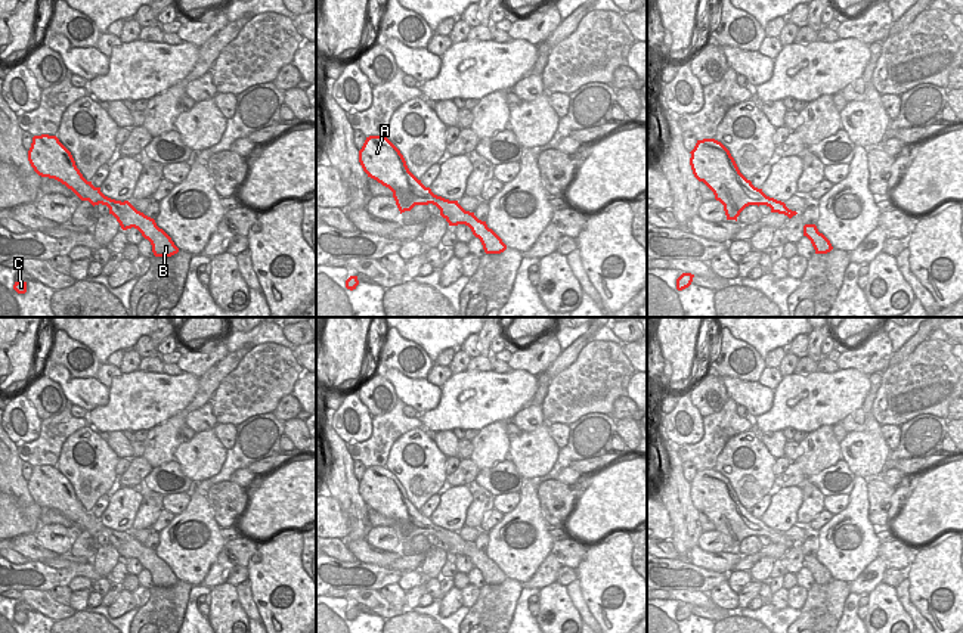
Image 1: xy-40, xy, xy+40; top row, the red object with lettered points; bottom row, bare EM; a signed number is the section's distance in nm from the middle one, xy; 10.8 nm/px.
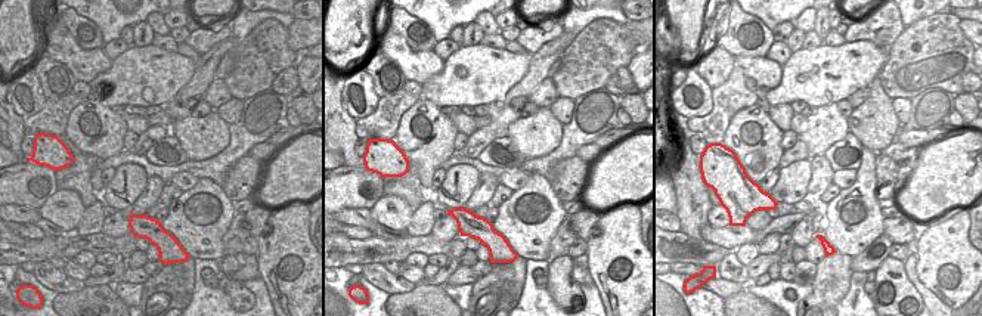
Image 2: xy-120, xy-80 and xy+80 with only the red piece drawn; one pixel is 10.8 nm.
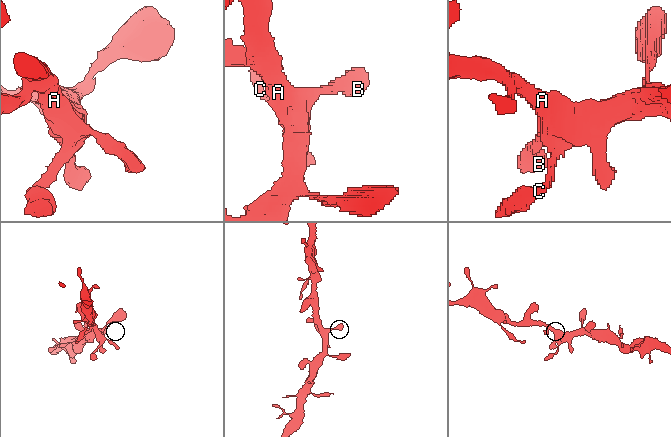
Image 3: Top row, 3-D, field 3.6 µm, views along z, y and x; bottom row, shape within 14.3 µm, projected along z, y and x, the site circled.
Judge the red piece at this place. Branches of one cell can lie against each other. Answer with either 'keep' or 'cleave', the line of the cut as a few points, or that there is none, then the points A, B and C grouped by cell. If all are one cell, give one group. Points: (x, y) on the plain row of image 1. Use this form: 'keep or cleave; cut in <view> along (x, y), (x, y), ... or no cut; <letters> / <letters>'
keep; no cut; A B C

